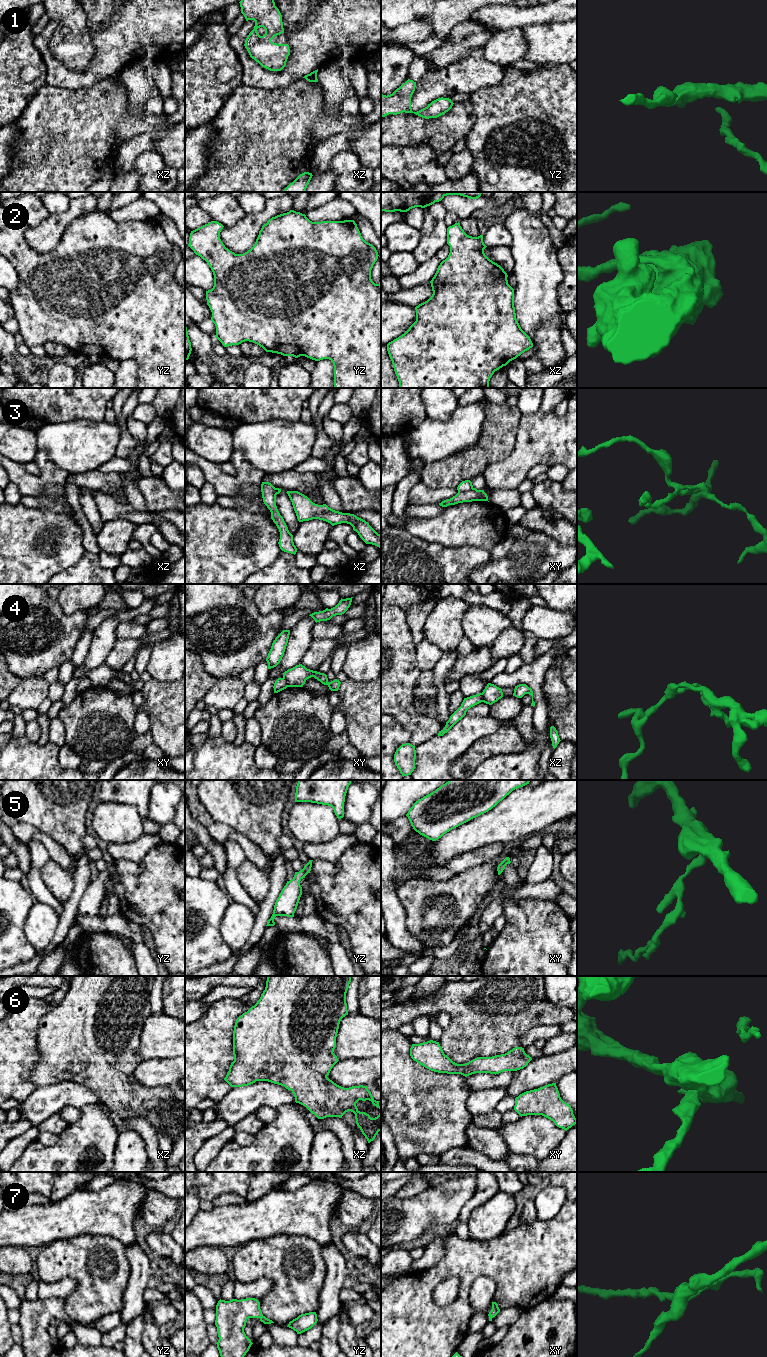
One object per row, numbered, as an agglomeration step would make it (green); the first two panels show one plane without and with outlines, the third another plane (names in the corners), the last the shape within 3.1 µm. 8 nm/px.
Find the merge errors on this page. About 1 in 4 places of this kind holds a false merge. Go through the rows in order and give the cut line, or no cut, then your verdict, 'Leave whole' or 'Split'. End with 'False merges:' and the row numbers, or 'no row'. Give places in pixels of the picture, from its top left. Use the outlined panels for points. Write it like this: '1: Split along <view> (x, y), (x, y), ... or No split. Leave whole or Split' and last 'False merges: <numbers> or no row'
1: No split. Leave whole
2: No split. Leave whole
3: Split along xy (472, 487), (464, 492), (458, 492). Split
4: Split along xy (283, 677), (288, 686). Split
5: No split. Leave whole
6: No split. Leave whole
7: No split. Leave whole
False merges: 3, 4

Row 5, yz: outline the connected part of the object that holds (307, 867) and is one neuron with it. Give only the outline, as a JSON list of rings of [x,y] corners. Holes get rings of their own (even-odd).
[[[309,860],[302,870],[295,872],[294,877],[290,881],[287,881],[275,902],[273,914],[266,926],[274,926],[274,919],[276,916],[294,917],[294,913],[302,895],[300,881],[310,873],[312,861],[313,860]]]

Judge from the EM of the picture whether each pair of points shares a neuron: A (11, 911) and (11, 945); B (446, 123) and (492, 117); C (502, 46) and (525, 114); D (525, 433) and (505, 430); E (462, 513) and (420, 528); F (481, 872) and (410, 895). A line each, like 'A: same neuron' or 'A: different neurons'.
A: same neuron
B: different neurons
C: different neurons
D: different neurons
E: same neuron
F: same neuron

